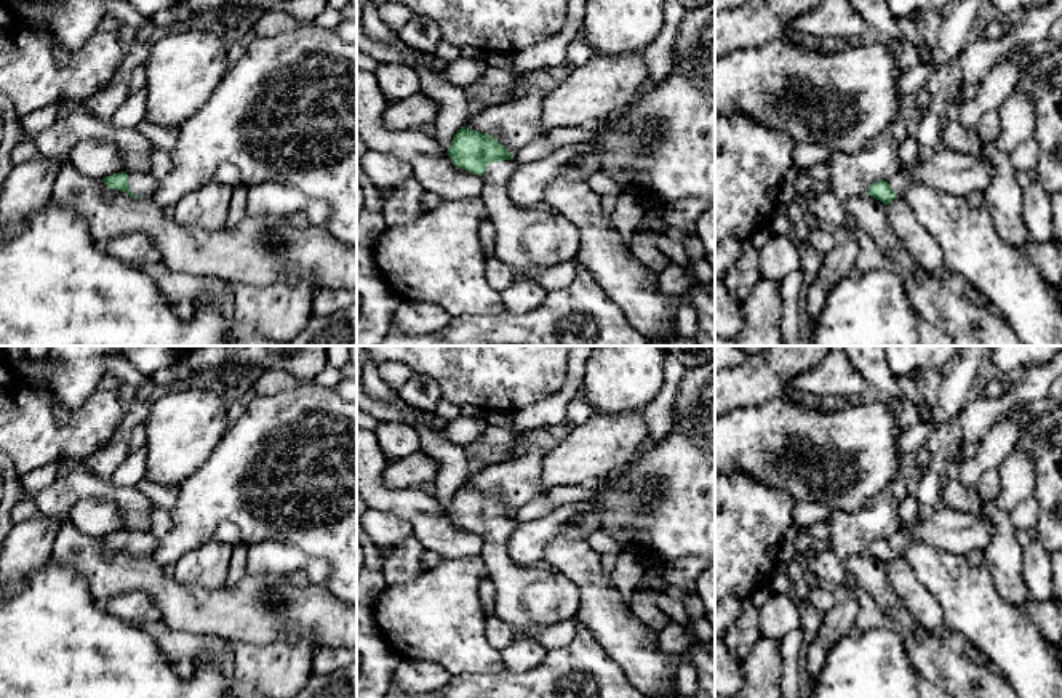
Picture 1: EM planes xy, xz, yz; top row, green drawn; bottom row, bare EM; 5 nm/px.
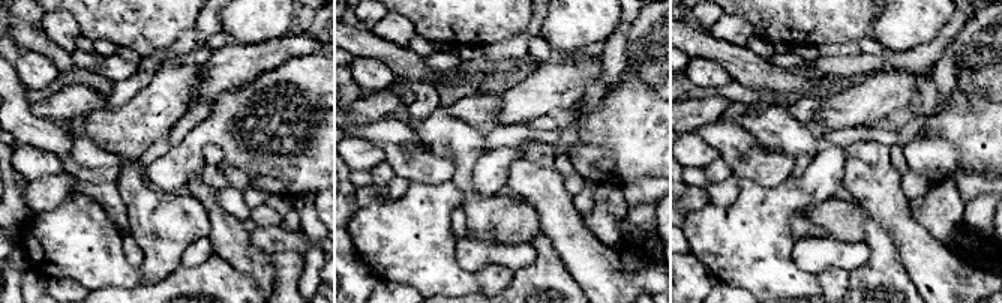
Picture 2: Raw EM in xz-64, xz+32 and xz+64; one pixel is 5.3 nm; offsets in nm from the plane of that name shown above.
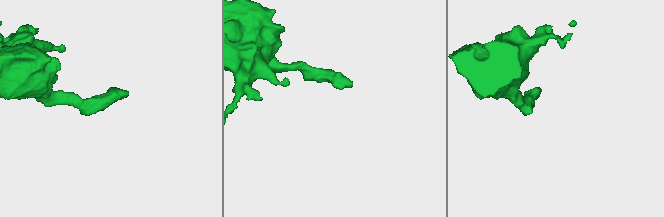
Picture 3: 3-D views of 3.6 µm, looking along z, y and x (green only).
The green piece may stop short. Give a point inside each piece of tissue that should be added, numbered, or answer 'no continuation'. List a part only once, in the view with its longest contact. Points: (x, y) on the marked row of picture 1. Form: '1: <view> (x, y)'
1: xz (527, 239)

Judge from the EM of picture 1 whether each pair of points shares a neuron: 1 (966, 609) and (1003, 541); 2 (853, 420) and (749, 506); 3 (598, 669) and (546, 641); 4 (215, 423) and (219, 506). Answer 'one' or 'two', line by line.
1: two
2: two
3: two
4: two

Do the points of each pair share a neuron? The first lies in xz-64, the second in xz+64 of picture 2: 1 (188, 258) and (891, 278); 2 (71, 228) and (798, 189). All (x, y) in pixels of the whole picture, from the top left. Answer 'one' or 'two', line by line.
1: two
2: one

